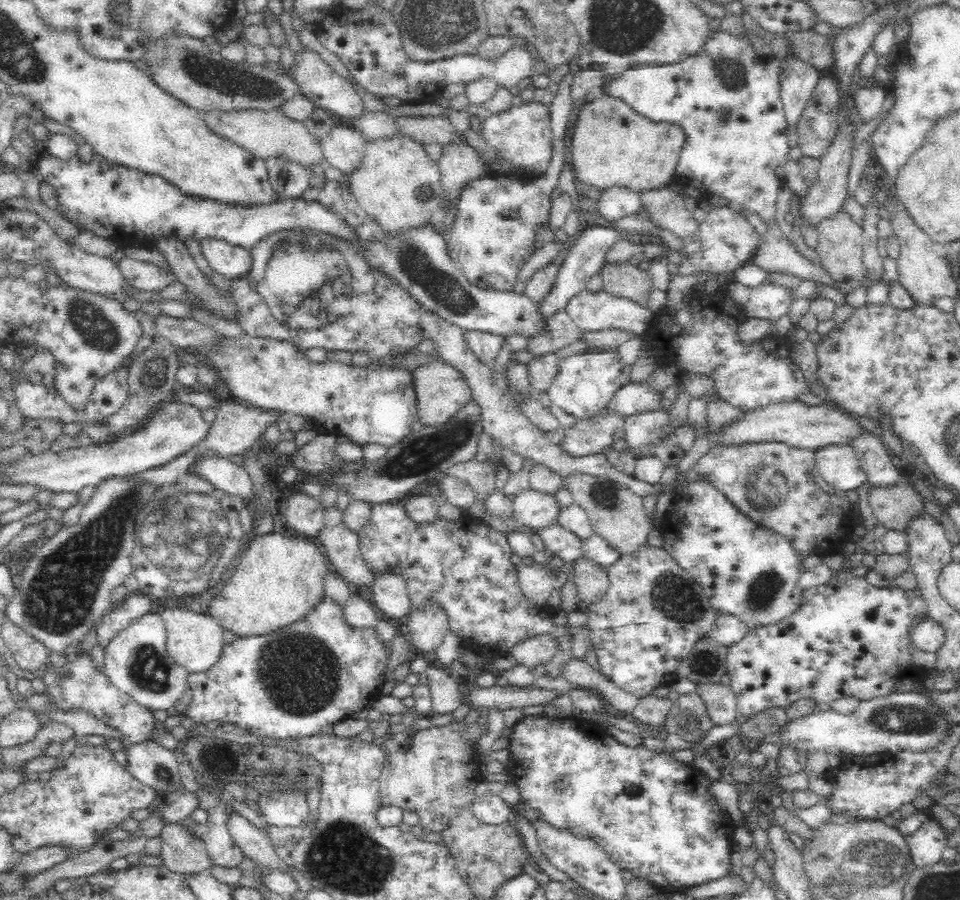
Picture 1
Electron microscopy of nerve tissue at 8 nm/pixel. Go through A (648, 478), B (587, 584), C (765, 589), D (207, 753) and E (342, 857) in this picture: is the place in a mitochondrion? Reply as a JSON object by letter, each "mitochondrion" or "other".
{"A":"other","B":"other","C":"mitochondrion","D":"mitochondrion","E":"mitochondrion"}

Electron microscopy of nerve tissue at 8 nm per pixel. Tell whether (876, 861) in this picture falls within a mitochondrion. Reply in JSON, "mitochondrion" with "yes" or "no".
{"mitochondrion":"yes"}

